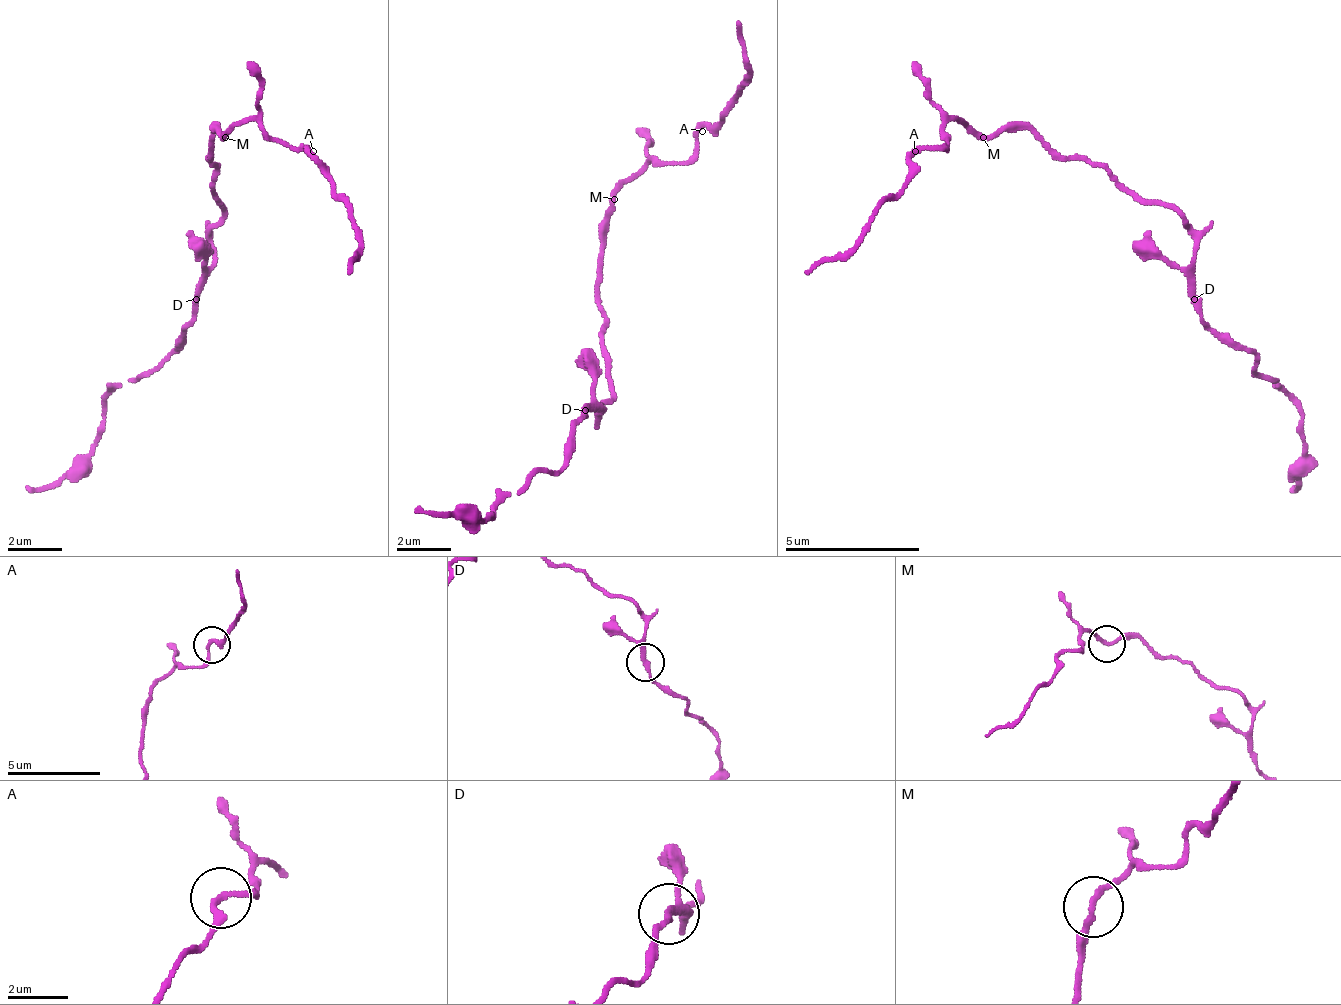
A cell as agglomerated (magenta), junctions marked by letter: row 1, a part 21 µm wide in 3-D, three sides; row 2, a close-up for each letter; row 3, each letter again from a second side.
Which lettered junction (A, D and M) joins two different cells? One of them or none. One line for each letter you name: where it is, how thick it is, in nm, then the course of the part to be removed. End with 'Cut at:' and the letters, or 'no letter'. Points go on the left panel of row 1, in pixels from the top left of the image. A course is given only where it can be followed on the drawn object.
Cut at: no letter

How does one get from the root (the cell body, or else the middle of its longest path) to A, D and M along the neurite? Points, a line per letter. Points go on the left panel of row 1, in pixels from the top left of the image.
A: (211, 185), (218, 171), (211, 165), (211, 131), (225, 137), (252, 117), (272, 137), (306, 144), (313, 151)
D: (211, 185), (211, 192), (218, 199), (225, 219), (211, 232), (211, 273), (197, 293), (197, 300)
M: (211, 185), (211, 178), (218, 171), (211, 165), (211, 131), (218, 137), (225, 137)

